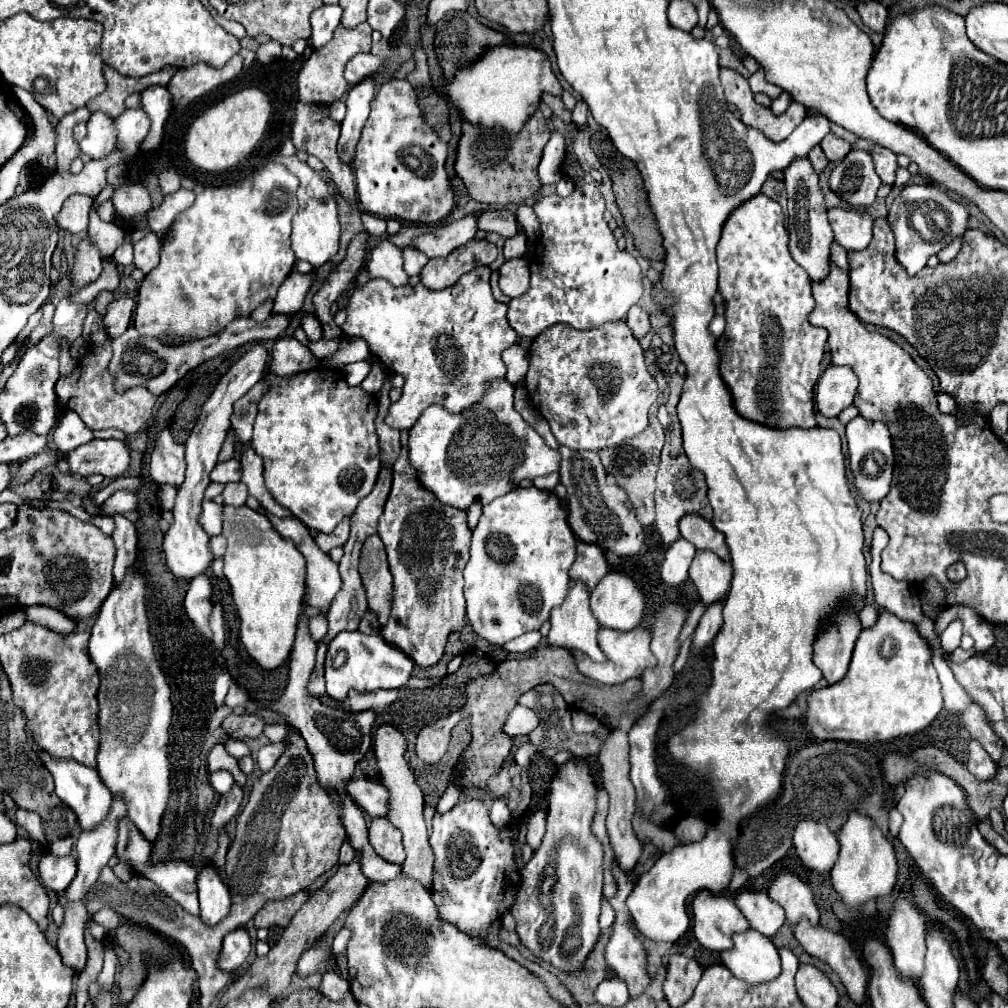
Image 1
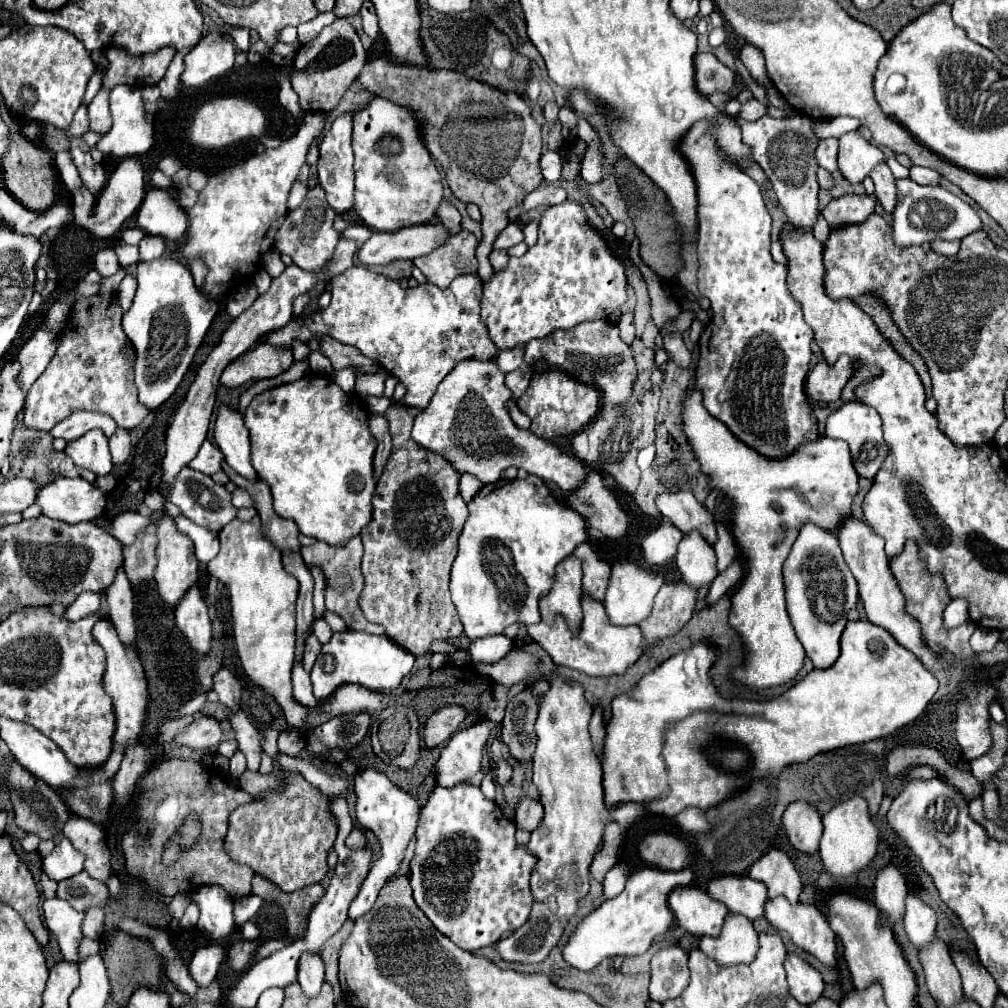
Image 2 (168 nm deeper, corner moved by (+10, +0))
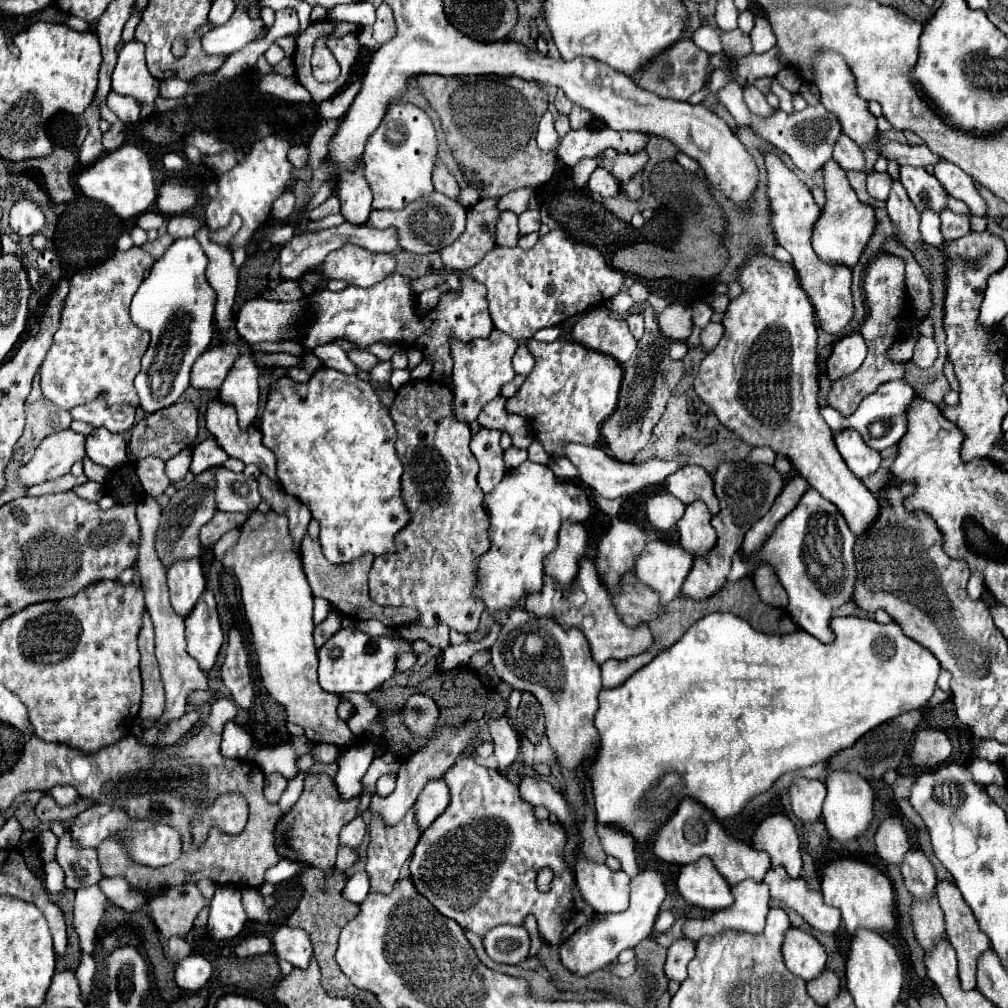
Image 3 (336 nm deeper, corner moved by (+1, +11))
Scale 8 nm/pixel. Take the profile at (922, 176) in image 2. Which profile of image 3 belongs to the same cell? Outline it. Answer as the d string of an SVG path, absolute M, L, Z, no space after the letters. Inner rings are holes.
M947 161L935 163L933 169L935 169L935 177L943 183L943 187L949 191L951 197L961 199L963 203L967 203L969 209L971 209L975 215L987 217L985 201L983 201L981 195L977 193L975 185L973 185L973 179L971 179L963 169L959 169L957 165L947 163Z

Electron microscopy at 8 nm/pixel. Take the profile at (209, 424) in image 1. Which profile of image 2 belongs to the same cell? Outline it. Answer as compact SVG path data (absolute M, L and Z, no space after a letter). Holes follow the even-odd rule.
M170 516L160 520L156 556L158 556L158 566L156 566L154 580L156 580L156 586L158 586L158 594L162 596L166 606L174 608L174 606L178 606L182 596L188 592L188 588L196 584L196 580L198 580L198 560L194 556L192 540L176 528L176 524Z

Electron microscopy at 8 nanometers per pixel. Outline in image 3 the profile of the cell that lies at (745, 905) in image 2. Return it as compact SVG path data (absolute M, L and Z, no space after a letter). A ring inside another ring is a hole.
M685 799L675 815L655 833L655 841L653 841L653 853L667 861L667 863L679 863L679 865L687 865L697 861L699 857L709 857L713 861L713 865L717 867L717 871L725 877L725 881L733 887L737 883L741 883L743 879L753 879L757 883L761 883L767 875L767 871L771 869L771 861L767 857L767 853L759 853L753 847L731 839L723 827L719 825L719 821L715 819L715 815L707 809L703 809L703 805Z

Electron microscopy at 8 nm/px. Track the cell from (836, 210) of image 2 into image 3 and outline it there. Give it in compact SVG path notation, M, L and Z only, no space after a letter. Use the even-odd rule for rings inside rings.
M869 173L867 175L867 193L877 201L885 201L891 191L891 175L889 173Z

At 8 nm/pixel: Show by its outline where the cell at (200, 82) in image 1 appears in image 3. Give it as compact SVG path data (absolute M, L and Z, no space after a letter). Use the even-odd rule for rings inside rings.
M237 7L233 17L219 29L207 33L201 39L201 47L207 55L225 55L229 57L231 53L243 49L247 43L253 39L265 35L263 21L261 19L251 19L243 7Z

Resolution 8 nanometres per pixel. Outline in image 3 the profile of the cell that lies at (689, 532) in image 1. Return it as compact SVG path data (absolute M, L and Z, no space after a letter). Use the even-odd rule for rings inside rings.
M687 465L677 469L665 481L667 491L677 497L683 505L691 505L693 501L703 501L711 515L719 513L719 501L713 491L713 479L705 473L703 467Z

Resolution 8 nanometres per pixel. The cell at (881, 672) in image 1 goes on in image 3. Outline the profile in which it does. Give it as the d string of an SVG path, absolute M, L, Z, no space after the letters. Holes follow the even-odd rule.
M711 613L699 619L695 625L691 625L691 629L675 645L671 645L667 651L661 651L651 663L647 663L637 673L633 673L623 685L615 689L607 689L607 691L603 689L599 711L595 717L595 727L599 731L601 743L599 743L595 761L587 767L591 785L593 785L599 823L619 825L627 829L637 841L645 841L661 827L663 821L667 821L667 815L671 817L671 813L675 813L677 805L685 797L713 811L717 819L733 817L745 807L745 803L751 797L767 791L773 785L773 781L779 779L783 773L817 765L833 757L837 751L845 749L847 745L853 745L859 737L863 737L873 727L897 717L899 713L921 709L931 699L941 665L929 649L925 649L923 645L907 637L899 625L895 623L882 625L873 619L849 615L849 617L835 617L831 621L831 629L835 629L837 637L831 645L825 645L805 631L797 631L789 635L765 635L765 633L755 631L745 619L739 619L737 615Z

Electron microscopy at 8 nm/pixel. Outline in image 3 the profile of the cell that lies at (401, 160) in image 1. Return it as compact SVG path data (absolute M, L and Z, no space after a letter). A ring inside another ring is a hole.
M391 103L379 127L369 135L363 153L365 177L373 191L373 209L399 211L417 199L429 197L435 191L431 179L437 161L437 137L425 111L411 103Z

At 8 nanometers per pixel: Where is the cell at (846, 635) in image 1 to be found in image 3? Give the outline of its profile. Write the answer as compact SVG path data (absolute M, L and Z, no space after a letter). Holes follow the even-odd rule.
M807 489L799 499L795 511L791 511L783 519L783 523L777 525L777 533L771 535L771 541L767 541L767 545L755 557L751 557L749 563L743 563L737 555L737 563L733 563L731 573L727 575L727 583L755 571L753 583L765 603L783 609L787 607L789 615L797 619L795 623L803 631L811 633L823 643L831 643L835 639L835 633L831 629L833 613L841 605L851 603L855 595L855 583L859 573L855 565L853 547L855 547L855 537L849 531L837 507L825 501L823 497L819 497L815 489ZM761 561L769 561L775 569L769 563L761 563ZM787 595L789 595L789 605L787 605Z

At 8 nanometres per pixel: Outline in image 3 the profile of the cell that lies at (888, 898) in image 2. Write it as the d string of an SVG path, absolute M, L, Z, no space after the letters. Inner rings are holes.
M895 817L885 819L875 835L875 845L877 845L877 855L887 865L901 867L909 851L909 837L905 827Z

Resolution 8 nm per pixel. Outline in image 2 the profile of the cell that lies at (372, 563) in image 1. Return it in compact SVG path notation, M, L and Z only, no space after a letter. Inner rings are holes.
M360 536L352 538L346 546L328 546L324 542L314 542L312 546L302 548L302 560L308 568L322 568L324 578L326 578L326 608L334 614L338 614L350 630L366 632L366 634L384 634L384 628L378 624L370 624L358 606L358 596L364 588L364 576L360 572L360 562L362 562L362 540Z

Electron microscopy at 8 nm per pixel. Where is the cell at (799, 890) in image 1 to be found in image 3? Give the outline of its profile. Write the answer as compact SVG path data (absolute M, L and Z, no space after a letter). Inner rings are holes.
M787 815L765 817L755 831L753 847L767 851L773 867L785 867L793 879L801 877L803 865L799 855L799 839Z

